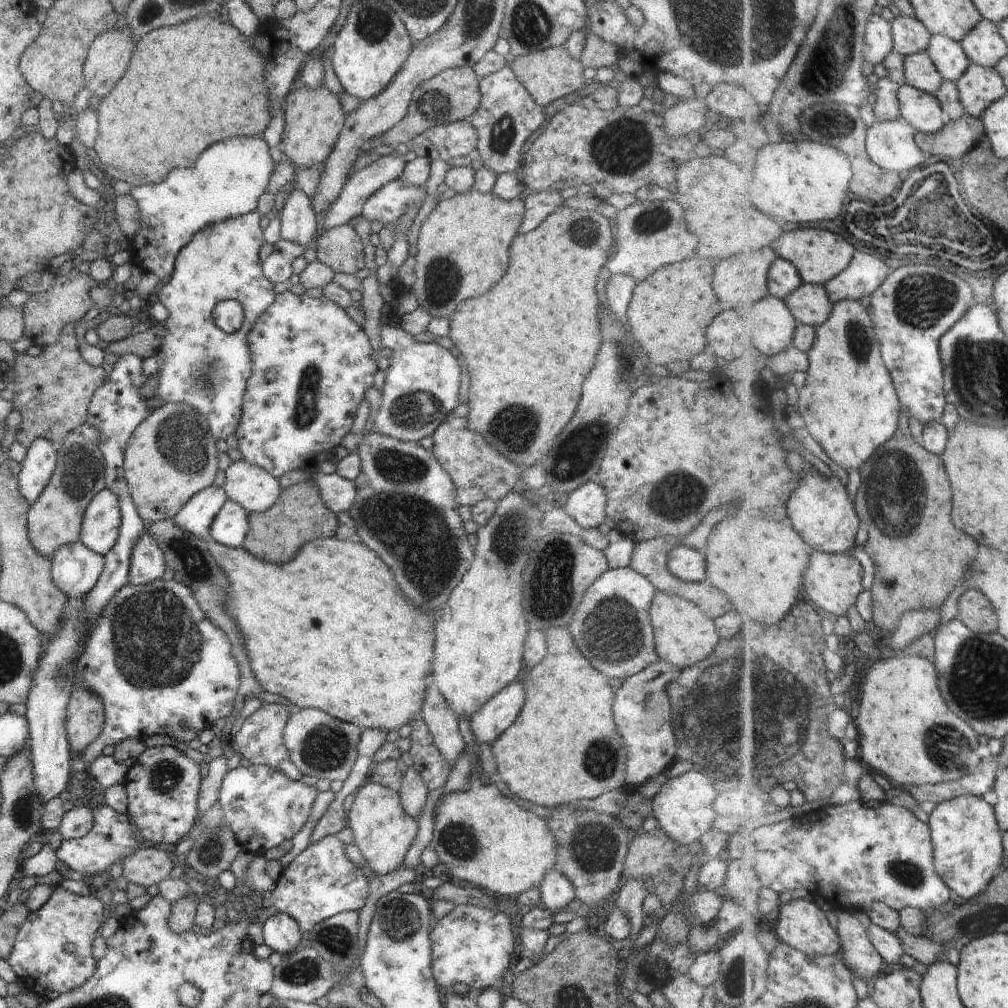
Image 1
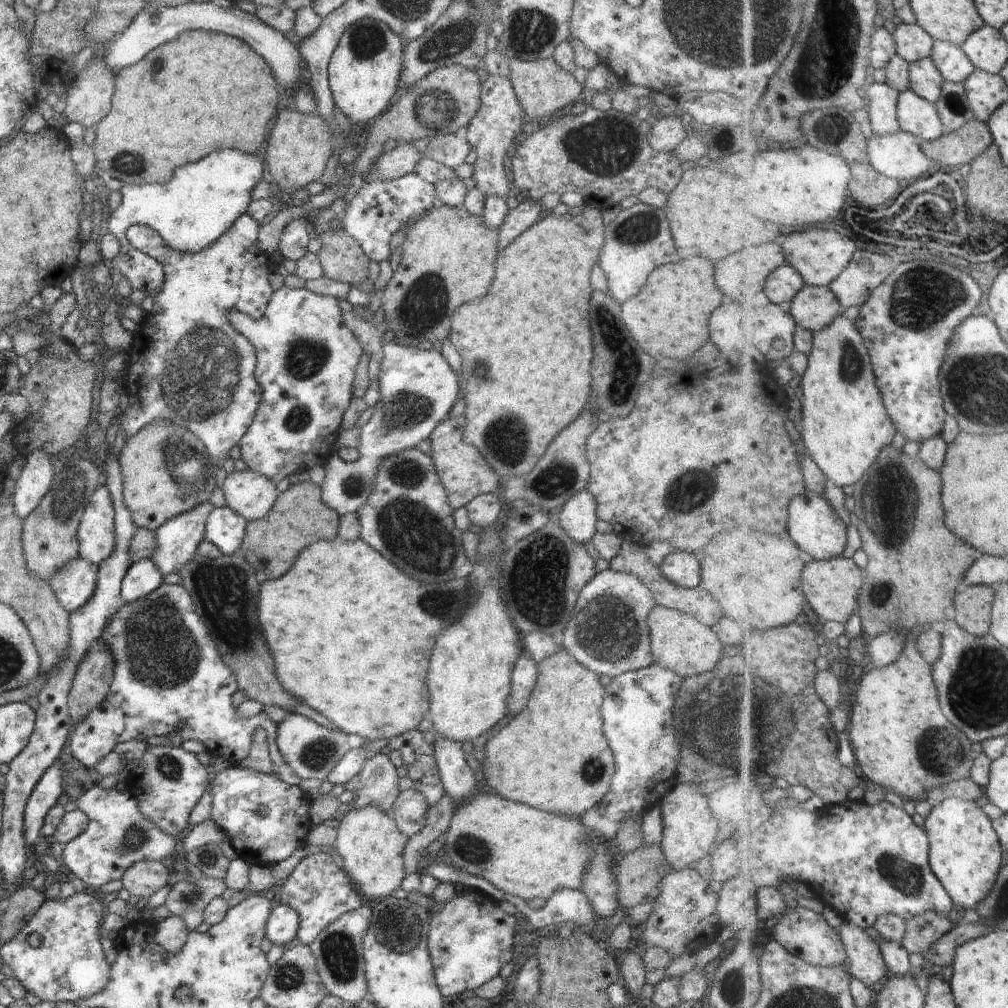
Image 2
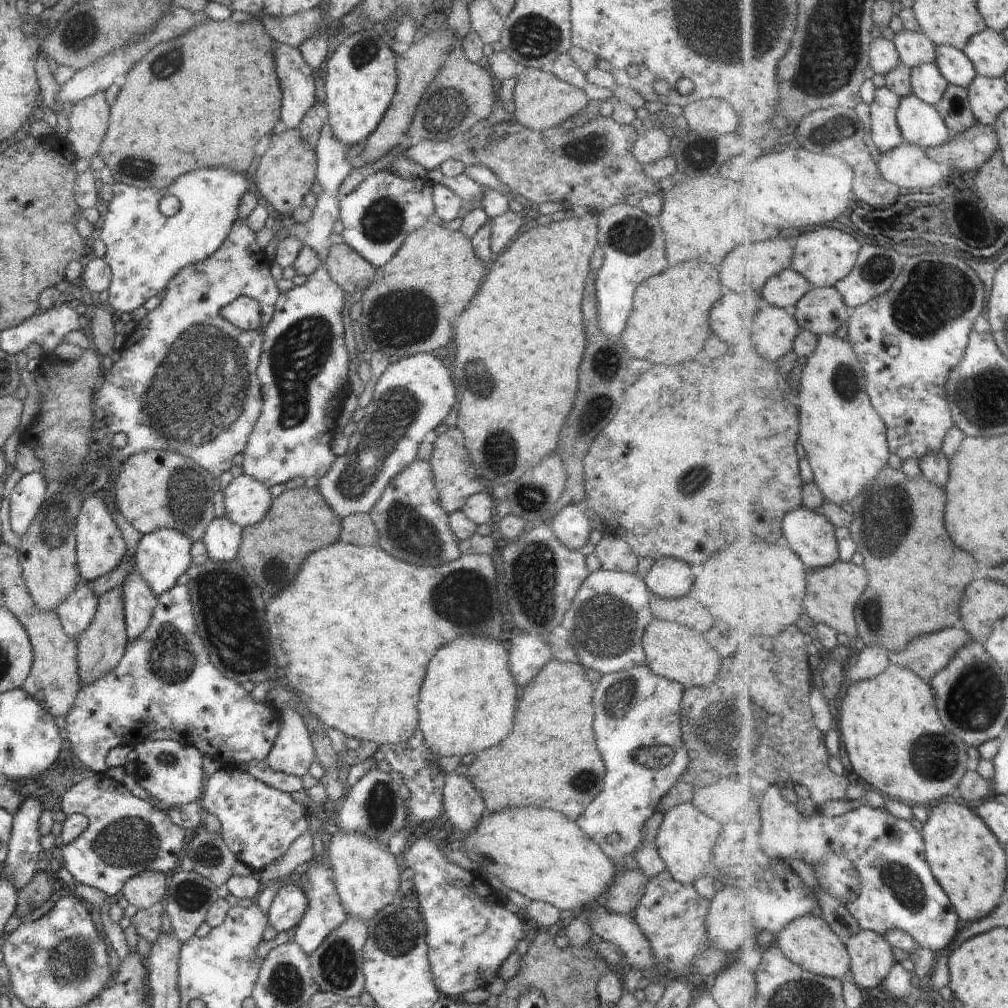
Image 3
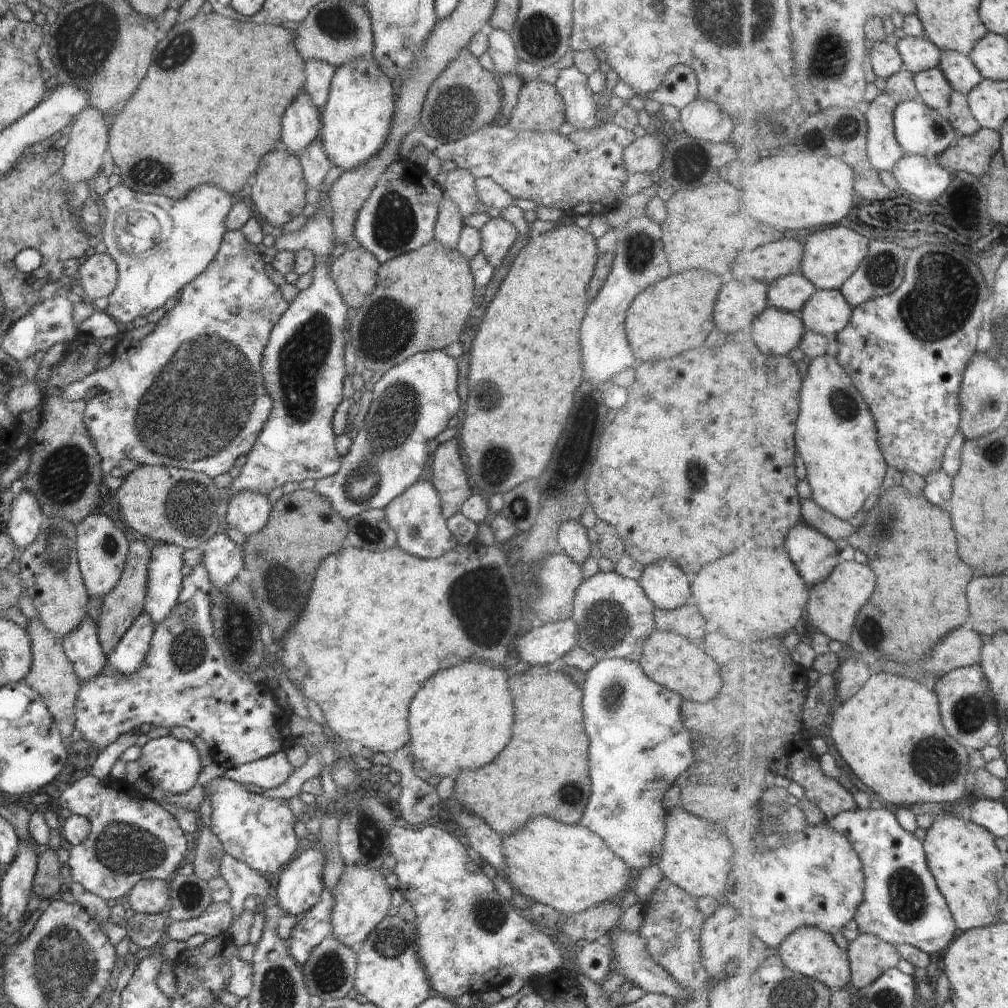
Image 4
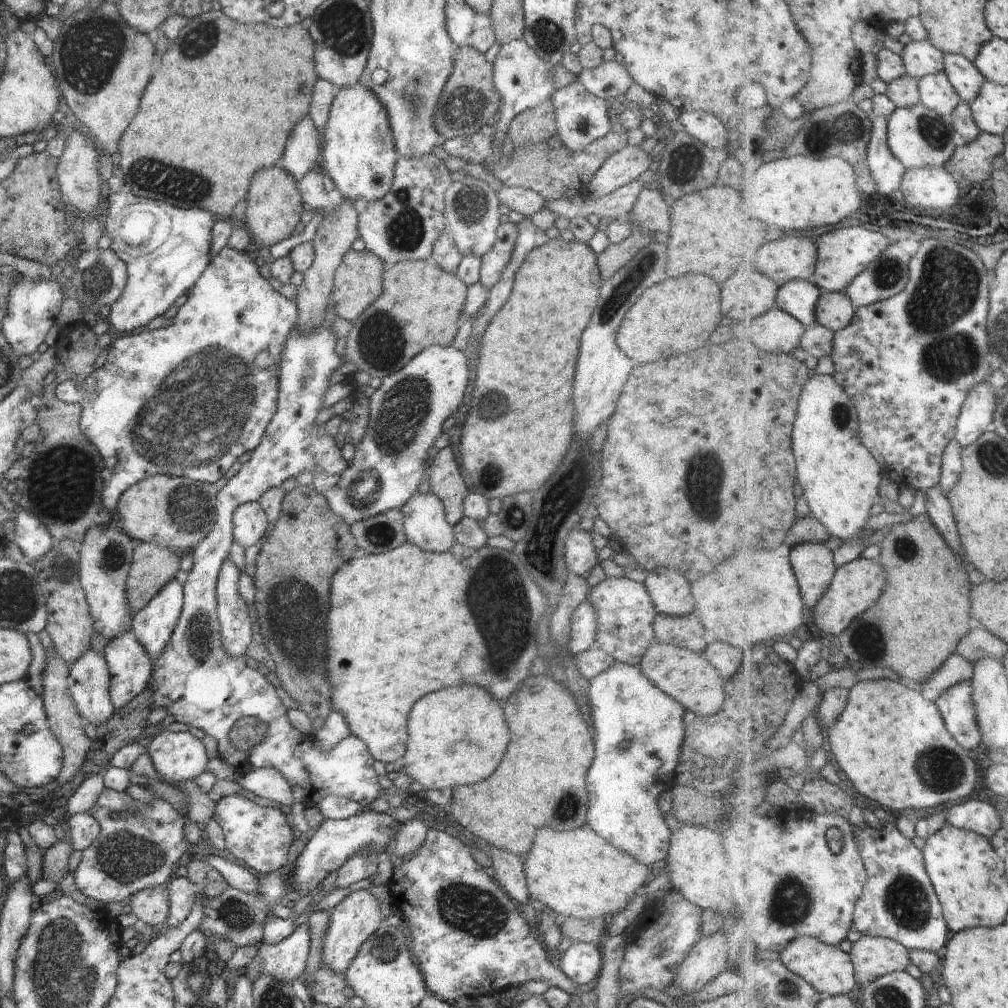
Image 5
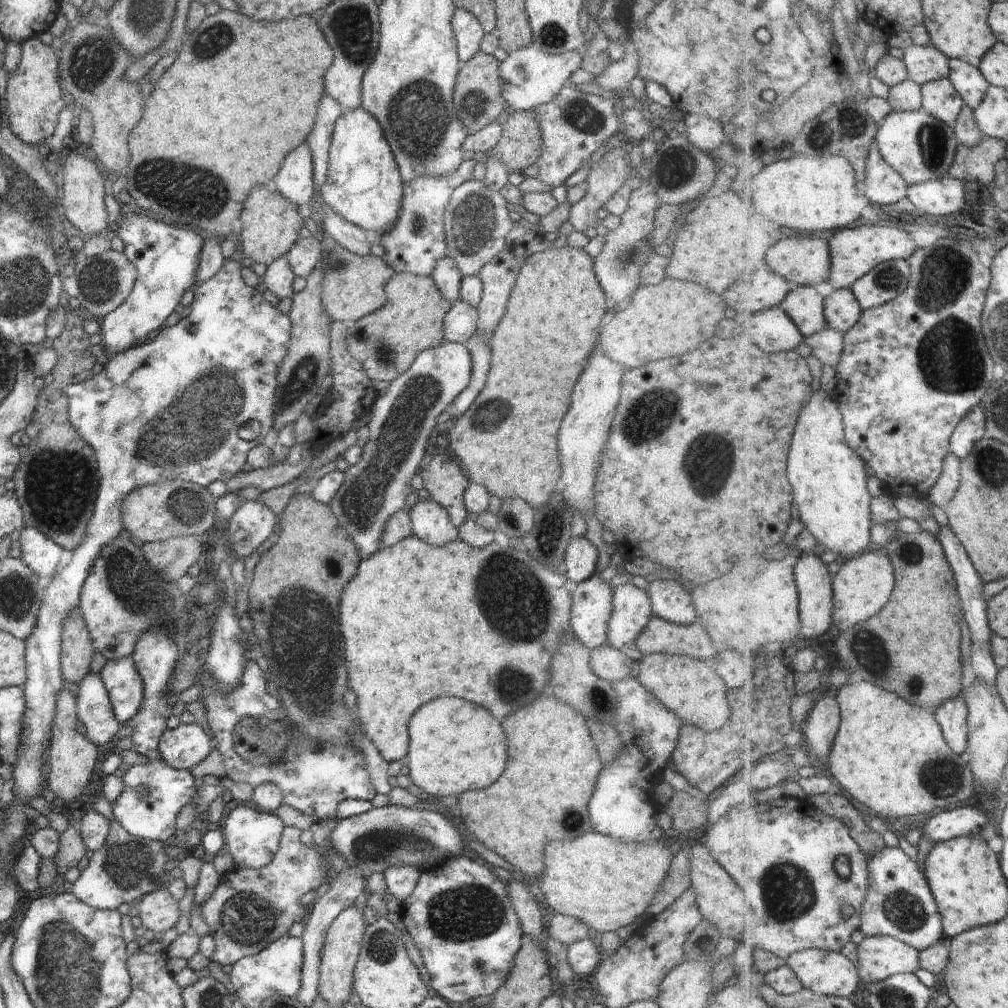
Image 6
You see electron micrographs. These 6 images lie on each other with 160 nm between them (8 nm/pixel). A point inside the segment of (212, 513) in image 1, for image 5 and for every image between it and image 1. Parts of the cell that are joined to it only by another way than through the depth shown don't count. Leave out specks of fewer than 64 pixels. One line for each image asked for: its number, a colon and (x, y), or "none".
2: (178, 539)
3: (162, 556)
4: (165, 579)
5: (153, 625)

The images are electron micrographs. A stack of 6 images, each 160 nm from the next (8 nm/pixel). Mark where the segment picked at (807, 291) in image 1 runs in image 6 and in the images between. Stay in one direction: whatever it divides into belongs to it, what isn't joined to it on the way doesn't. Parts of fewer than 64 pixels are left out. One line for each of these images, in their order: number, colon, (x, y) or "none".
2: (814, 308)
3: (823, 311)
4: (829, 312)
5: (836, 311)
6: (843, 310)

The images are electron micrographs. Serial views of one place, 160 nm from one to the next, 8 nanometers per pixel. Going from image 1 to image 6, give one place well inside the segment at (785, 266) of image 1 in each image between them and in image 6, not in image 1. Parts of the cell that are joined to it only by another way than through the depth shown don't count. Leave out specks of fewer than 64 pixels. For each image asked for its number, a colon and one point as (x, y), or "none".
2: (783, 285)
3: (786, 289)
4: (792, 293)
5: (800, 298)
6: (806, 304)

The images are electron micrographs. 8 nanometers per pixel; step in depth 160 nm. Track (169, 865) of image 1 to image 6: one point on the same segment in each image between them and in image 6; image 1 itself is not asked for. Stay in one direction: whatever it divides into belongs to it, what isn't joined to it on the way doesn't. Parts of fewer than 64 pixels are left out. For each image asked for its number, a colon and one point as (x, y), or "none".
2: (144, 878)
3: (143, 890)
4: (151, 896)
5: (151, 905)
6: (158, 911)

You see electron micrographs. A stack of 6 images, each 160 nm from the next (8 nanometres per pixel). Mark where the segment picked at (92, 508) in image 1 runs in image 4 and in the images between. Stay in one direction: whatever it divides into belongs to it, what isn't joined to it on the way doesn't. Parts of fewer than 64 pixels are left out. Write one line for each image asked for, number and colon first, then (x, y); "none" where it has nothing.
2: (96, 533)
3: (100, 545)
4: (102, 547)

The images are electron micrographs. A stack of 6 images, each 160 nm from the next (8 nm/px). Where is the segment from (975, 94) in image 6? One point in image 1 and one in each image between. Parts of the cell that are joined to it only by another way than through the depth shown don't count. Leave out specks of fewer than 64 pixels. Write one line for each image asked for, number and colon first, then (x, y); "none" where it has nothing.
1: (950, 55)
2: (956, 66)
3: (957, 66)
4: (965, 76)
5: (969, 80)

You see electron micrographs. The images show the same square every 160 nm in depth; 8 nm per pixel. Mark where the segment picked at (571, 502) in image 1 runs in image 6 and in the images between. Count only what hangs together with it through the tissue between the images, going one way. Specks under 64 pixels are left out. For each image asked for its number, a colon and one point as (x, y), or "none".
2: (578, 517)
3: (571, 525)
4: (572, 537)
5: (580, 554)
6: (581, 556)

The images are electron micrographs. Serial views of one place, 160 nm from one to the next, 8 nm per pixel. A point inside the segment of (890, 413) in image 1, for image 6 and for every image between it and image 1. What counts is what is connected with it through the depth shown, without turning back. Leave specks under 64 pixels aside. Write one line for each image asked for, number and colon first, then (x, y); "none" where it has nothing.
2: (846, 426)
3: (834, 395)
4: (838, 436)
5: (841, 477)
6: (830, 477)

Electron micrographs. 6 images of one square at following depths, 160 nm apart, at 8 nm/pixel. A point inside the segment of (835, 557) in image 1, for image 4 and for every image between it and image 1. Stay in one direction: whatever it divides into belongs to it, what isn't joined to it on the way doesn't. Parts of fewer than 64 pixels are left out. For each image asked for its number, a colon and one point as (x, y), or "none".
2: (826, 580)
3: (834, 591)
4: (834, 607)

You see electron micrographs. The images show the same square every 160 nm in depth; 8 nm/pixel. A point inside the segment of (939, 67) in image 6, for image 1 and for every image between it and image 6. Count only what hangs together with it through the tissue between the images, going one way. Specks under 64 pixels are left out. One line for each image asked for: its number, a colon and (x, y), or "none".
1: (912, 36)
2: (914, 42)
3: (916, 48)
4: (920, 54)
5: (922, 58)

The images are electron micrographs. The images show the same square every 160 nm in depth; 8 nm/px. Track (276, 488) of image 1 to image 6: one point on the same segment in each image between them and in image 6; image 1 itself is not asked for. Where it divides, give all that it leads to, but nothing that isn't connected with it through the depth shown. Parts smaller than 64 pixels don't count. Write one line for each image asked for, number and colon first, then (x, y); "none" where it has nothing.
2: (251, 495)
3: (247, 501)
4: (248, 511)
5: (250, 523)
6: (252, 523)

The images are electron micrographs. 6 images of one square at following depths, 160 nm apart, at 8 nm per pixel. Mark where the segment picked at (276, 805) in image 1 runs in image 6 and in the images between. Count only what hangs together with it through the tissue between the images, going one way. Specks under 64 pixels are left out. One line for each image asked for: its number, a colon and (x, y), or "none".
2: (265, 819)
3: (258, 823)
4: (253, 828)
5: (259, 836)
6: (252, 837)

